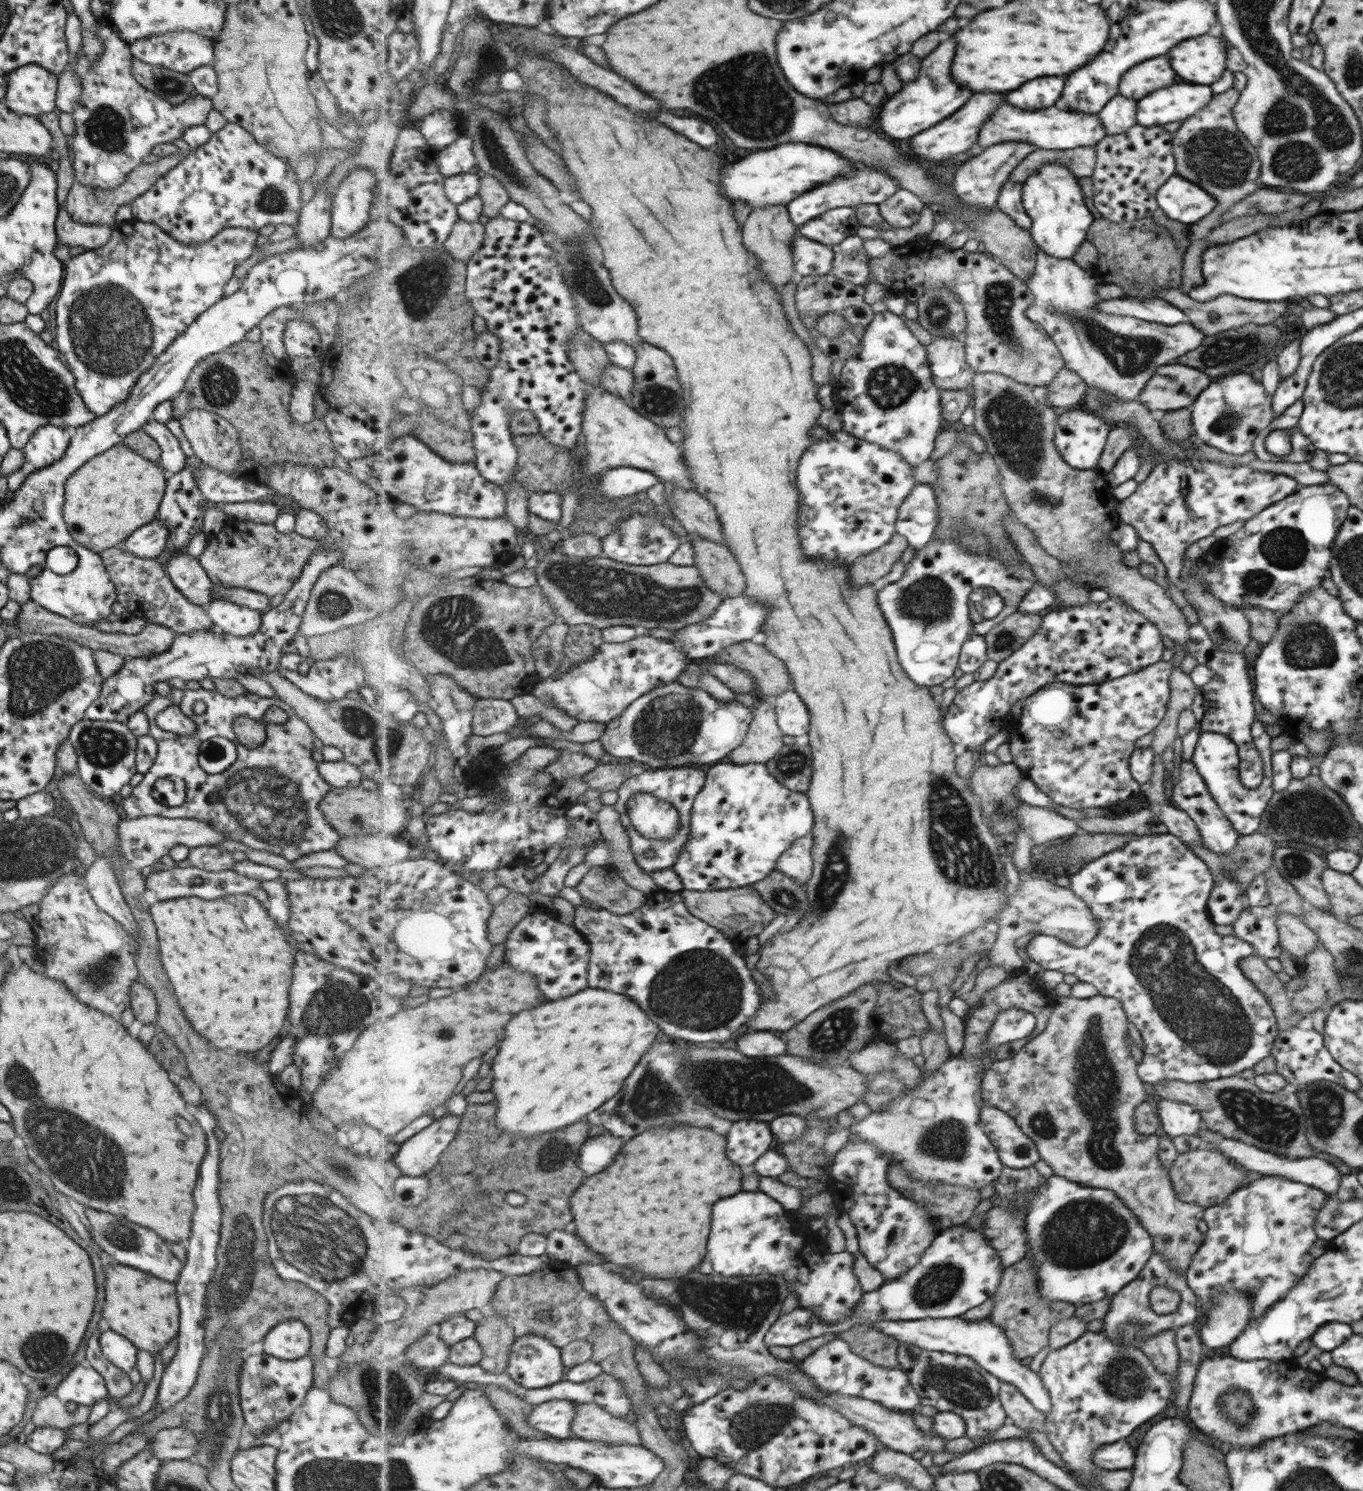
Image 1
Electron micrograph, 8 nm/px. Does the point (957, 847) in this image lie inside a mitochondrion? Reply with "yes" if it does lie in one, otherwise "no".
yes

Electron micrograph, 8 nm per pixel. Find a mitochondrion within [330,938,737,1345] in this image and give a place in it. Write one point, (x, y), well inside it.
(658, 1099)

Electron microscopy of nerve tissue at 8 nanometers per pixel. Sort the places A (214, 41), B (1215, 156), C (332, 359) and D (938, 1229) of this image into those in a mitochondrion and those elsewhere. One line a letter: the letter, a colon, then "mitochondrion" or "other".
A: other
B: mitochondrion
C: other
D: other

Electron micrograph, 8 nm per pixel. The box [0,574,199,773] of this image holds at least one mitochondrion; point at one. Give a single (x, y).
(40, 672)

